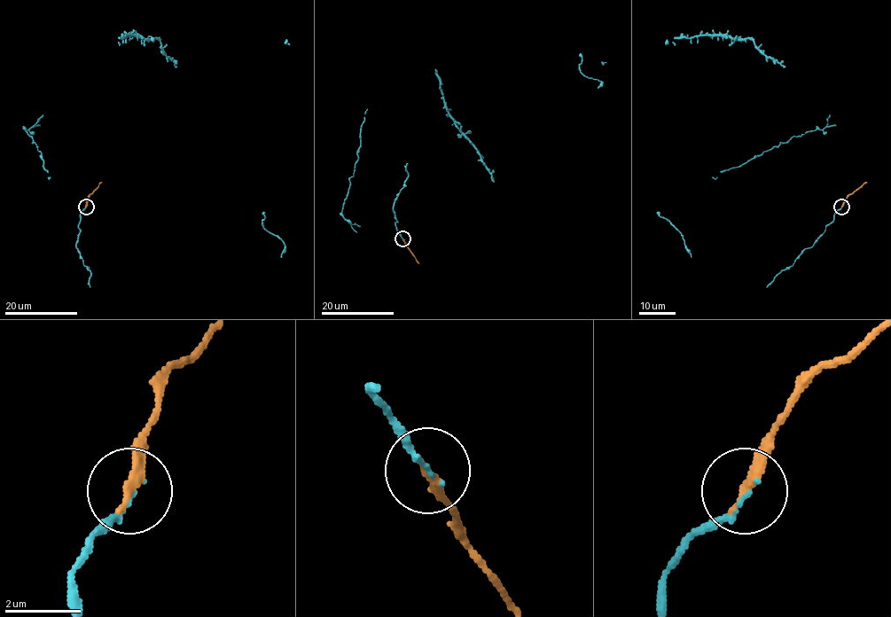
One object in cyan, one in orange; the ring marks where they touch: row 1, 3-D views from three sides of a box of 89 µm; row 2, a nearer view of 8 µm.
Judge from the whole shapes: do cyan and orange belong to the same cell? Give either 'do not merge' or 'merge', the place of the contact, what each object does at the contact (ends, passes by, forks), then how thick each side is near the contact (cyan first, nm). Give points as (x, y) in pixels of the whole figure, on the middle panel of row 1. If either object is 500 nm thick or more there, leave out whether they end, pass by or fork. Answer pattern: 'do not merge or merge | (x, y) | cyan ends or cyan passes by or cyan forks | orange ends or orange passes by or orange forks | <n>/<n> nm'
merge | (402, 238) | cyan ends | orange ends | 110/300 nm

